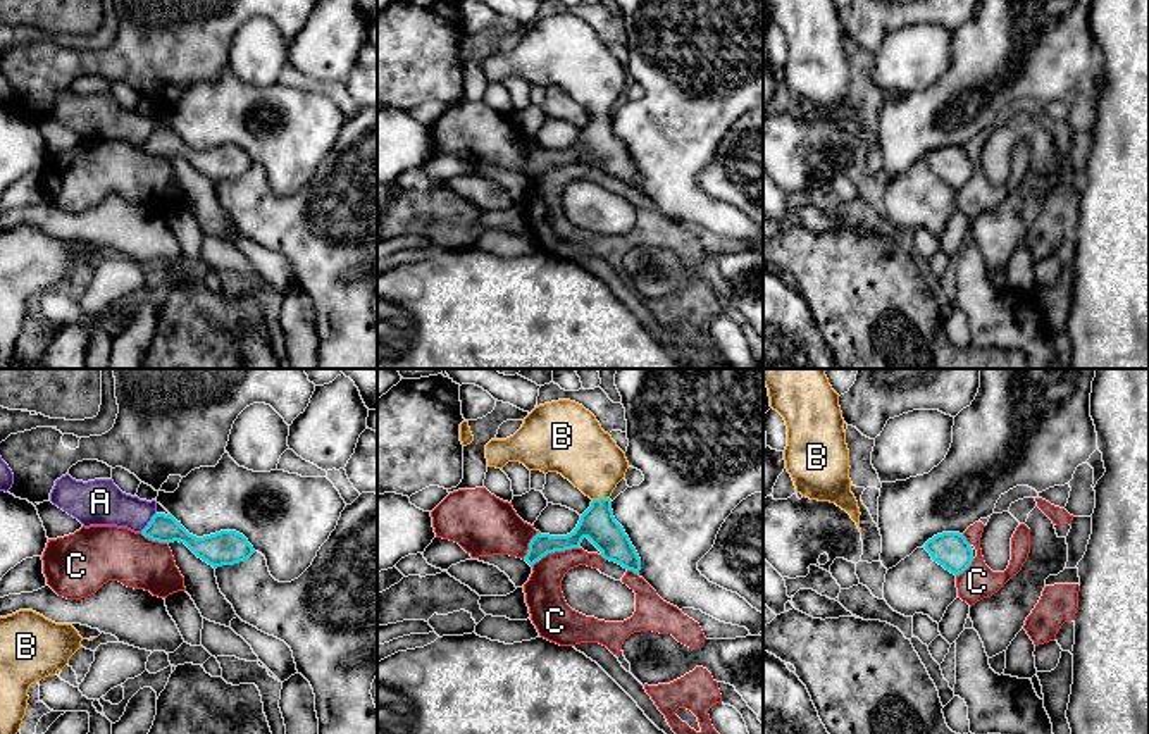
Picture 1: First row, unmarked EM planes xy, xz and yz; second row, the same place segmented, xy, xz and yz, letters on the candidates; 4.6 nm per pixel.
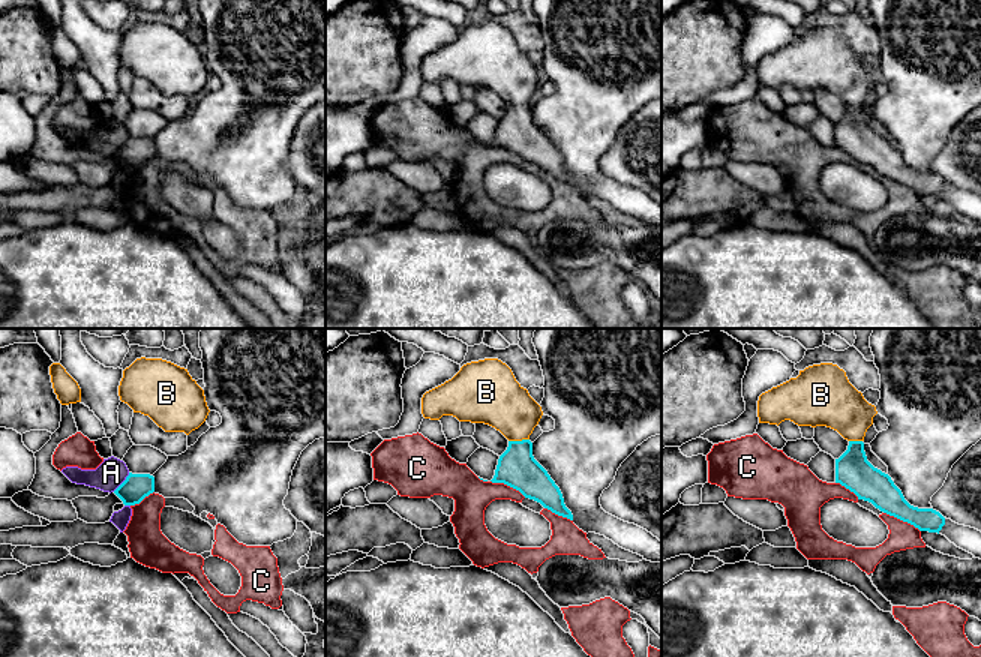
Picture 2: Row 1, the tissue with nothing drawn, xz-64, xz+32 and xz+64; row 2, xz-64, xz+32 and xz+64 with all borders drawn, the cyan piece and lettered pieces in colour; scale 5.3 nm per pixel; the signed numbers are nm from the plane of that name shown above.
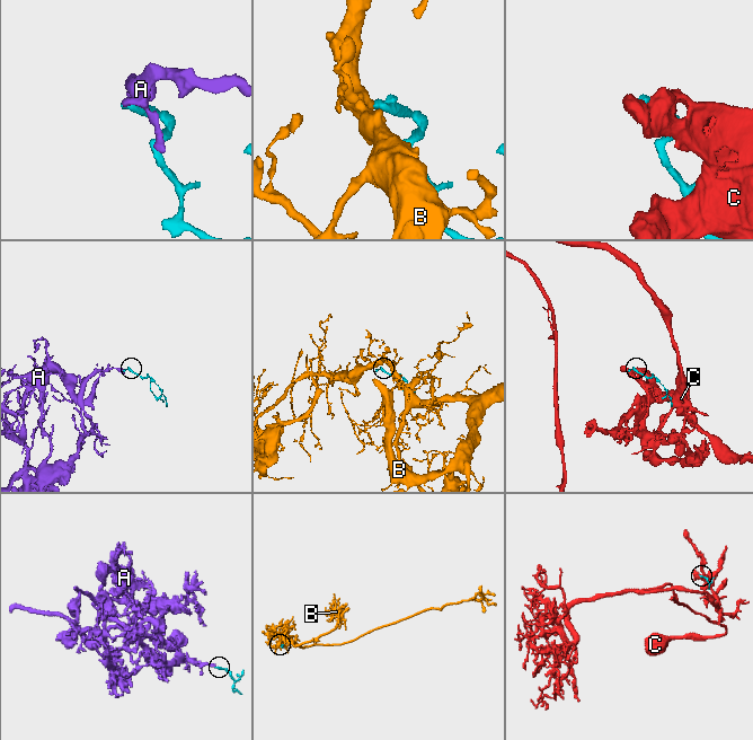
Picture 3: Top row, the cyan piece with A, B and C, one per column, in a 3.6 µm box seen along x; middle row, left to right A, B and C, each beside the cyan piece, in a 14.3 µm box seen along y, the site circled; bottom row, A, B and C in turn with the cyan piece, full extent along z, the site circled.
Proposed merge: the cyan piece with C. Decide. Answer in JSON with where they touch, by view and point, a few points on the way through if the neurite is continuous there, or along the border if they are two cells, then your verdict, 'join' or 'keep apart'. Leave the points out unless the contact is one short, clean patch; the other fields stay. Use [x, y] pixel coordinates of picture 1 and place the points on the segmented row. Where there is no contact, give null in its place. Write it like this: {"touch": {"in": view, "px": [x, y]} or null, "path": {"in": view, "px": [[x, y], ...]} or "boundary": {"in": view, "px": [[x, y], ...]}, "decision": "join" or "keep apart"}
{"touch": {"in": "xz", "px": [553, 552]}, "decision": "keep apart"}

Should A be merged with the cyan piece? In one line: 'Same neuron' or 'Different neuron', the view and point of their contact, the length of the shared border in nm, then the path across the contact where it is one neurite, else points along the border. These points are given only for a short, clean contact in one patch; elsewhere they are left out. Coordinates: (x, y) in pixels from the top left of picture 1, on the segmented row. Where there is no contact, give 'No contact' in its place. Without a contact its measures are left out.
Different neuron. Touches cyan at xy (149, 522). Shared border 120 nm. Boundary: xy (155, 512), (140, 531)

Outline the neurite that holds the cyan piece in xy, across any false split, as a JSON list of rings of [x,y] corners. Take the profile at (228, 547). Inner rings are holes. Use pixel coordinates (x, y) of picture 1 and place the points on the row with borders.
[[[155,513],[141,534],[158,543],[184,543],[198,558],[214,569],[245,562],[255,553],[248,539],[236,531],[220,531],[196,538],[171,513]]]

